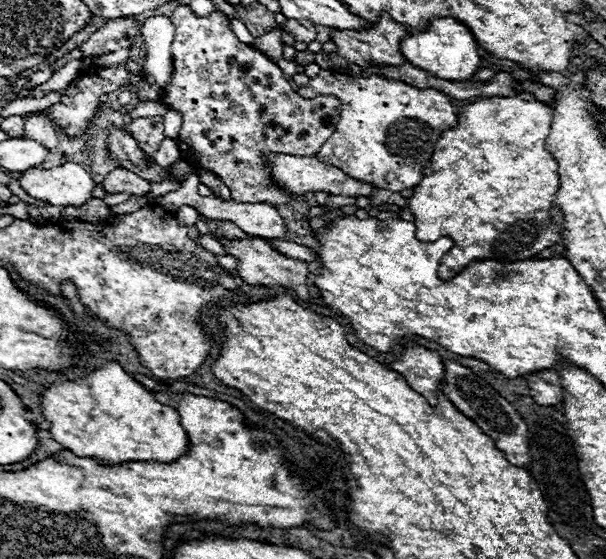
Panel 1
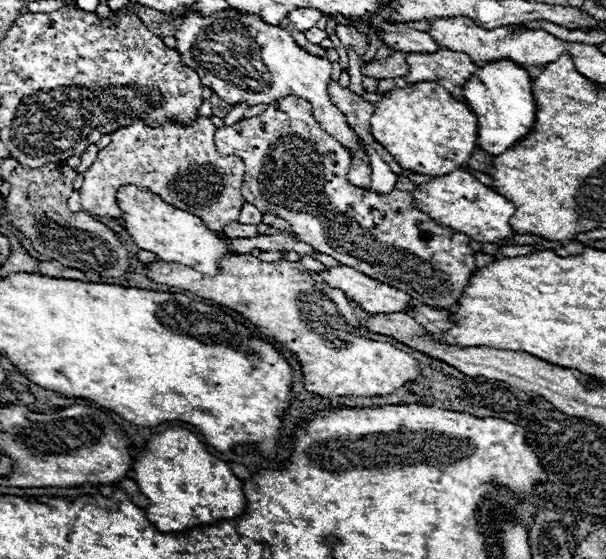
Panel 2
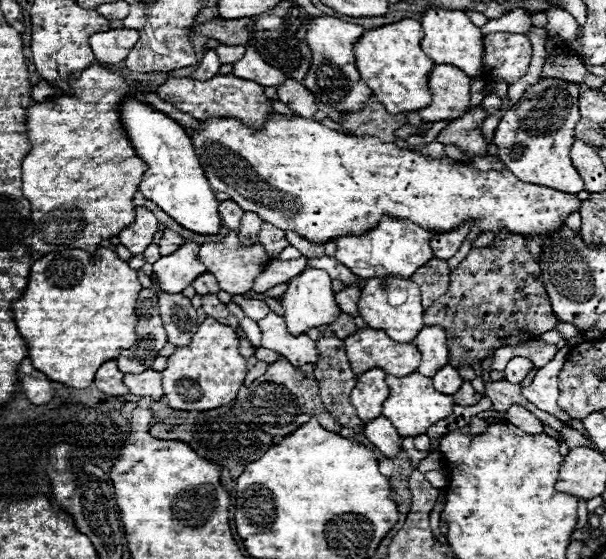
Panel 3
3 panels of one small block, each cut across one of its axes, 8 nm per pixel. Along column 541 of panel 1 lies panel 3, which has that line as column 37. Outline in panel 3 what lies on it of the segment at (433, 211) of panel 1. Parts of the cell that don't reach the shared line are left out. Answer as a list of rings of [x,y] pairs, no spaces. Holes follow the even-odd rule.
[[[94,62],[78,80],[70,82],[70,88],[70,96],[64,94],[48,102],[34,102],[26,108],[30,152],[22,160],[22,192],[32,208],[32,250],[42,254],[68,248],[80,248],[94,254],[102,240],[108,240],[130,226],[136,218],[132,198],[146,172],[146,162],[136,156],[118,116],[120,100],[124,96],[136,96],[136,86],[122,76],[112,74],[104,64]]]

